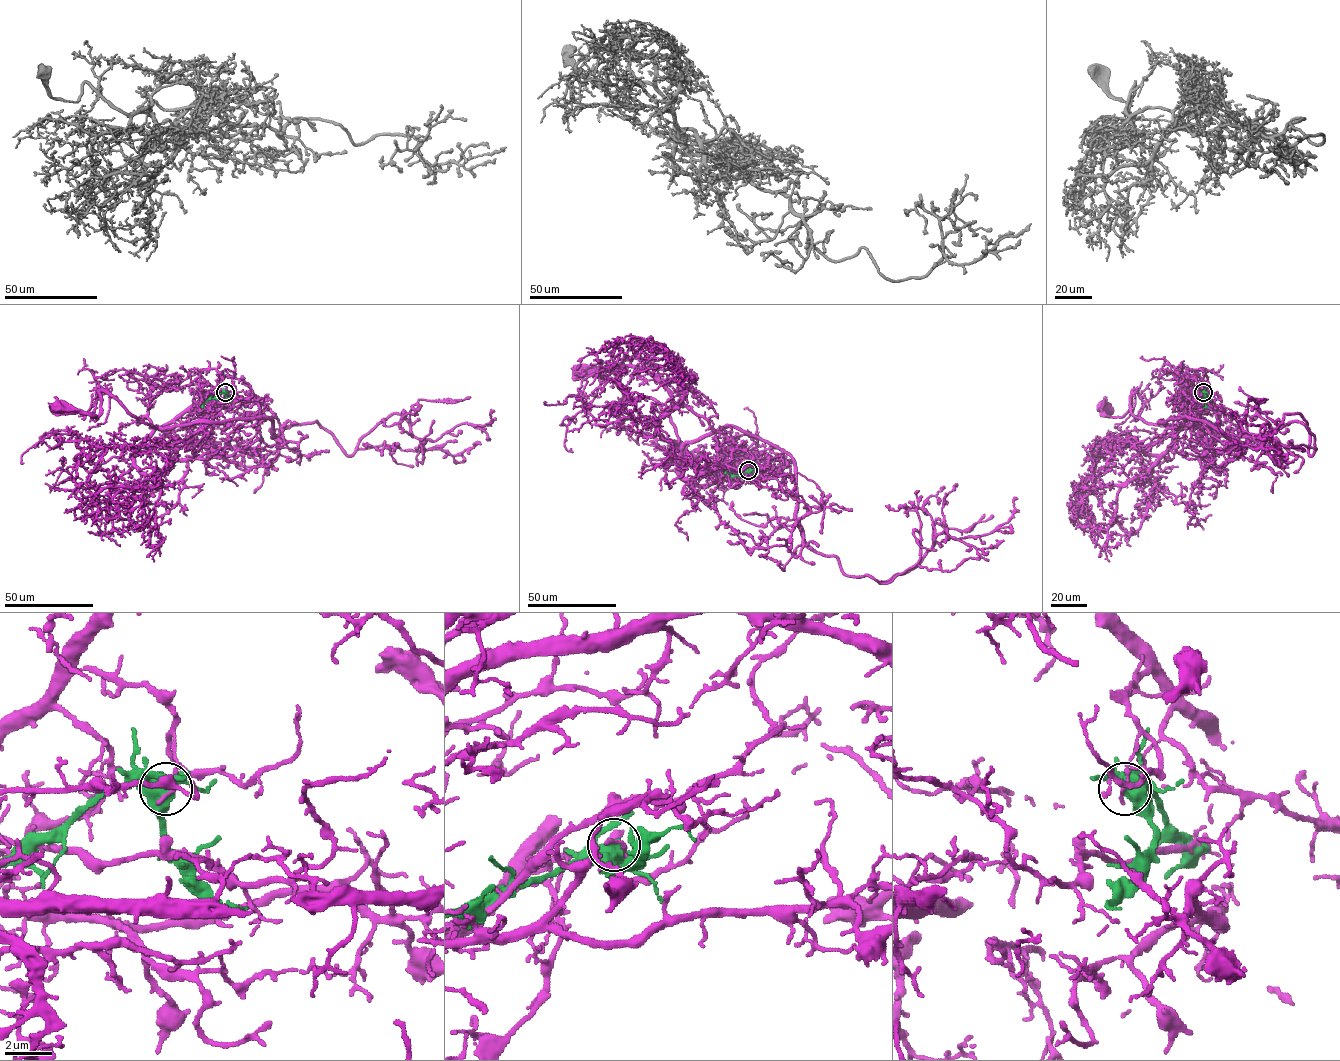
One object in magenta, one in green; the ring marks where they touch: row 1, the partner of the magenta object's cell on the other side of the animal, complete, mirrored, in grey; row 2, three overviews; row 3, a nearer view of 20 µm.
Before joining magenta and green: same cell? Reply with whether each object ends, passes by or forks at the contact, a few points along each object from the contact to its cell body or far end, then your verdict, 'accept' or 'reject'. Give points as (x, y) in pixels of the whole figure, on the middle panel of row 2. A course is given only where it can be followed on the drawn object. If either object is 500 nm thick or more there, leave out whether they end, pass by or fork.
magenta ends there; green forks there; magenta runs (748, 470), (688, 482), (676, 426), (662, 408), (651, 398), (623, 399), (613, 369), (580, 369); green runs (748, 470), (735, 476), (726, 470); reject

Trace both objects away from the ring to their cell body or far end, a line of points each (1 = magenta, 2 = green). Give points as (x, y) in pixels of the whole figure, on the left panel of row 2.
1: (225, 393), (226, 387), (218, 383), (177, 417), (155, 428), (134, 417), (100, 390), (97, 417), (57, 407)
2: (225, 392), (207, 400), (203, 407)

